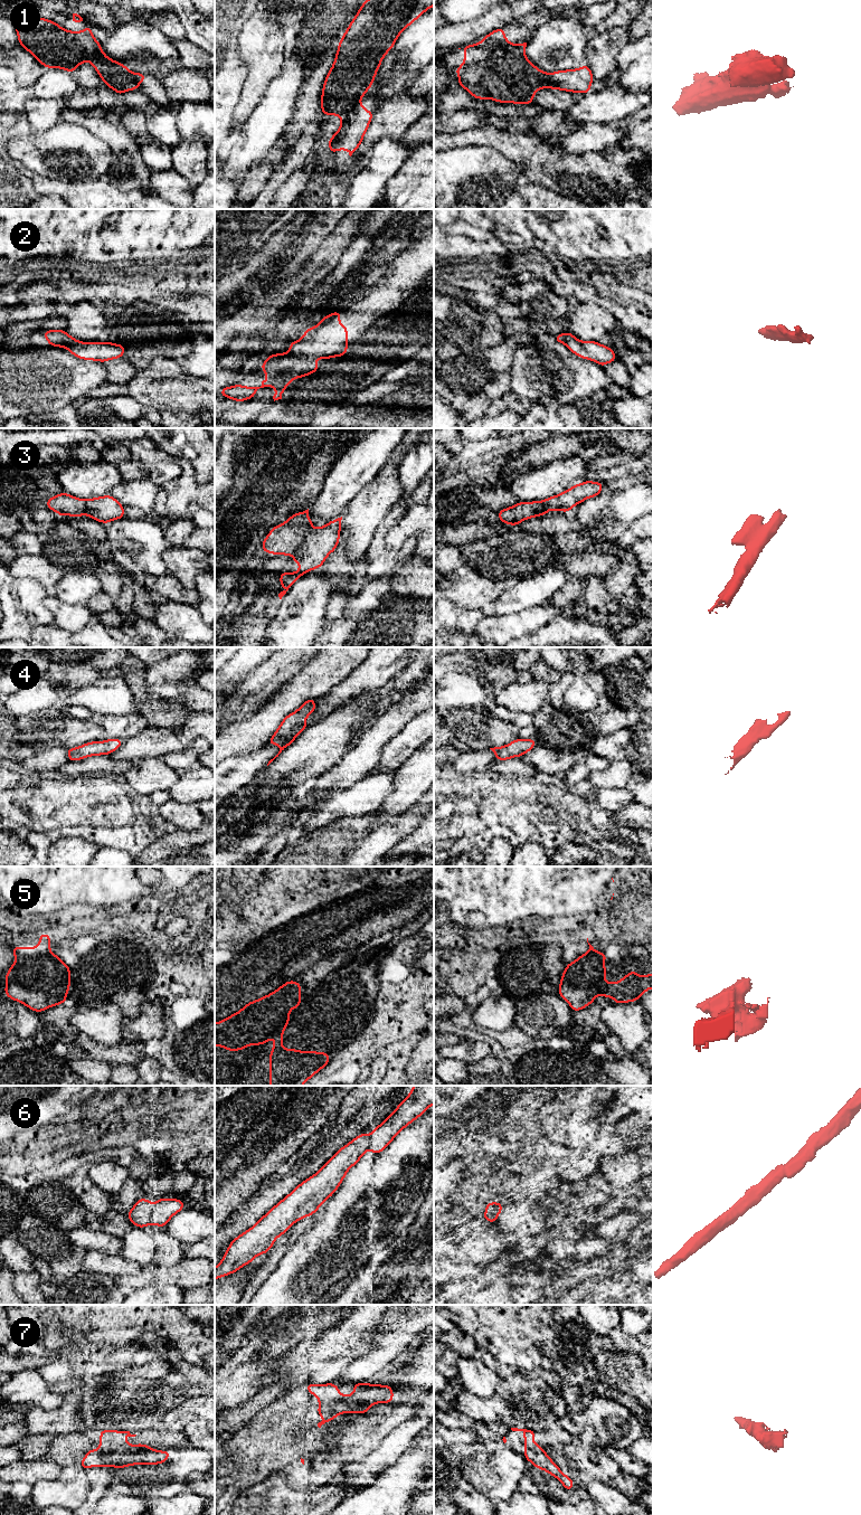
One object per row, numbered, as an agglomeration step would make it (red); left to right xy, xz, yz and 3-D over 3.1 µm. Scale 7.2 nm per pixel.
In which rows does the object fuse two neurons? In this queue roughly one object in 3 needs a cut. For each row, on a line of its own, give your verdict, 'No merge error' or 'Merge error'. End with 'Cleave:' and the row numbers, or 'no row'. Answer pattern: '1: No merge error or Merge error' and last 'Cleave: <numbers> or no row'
1: Merge error
2: No merge error
3: Merge error
4: No merge error
5: No merge error
6: No merge error
7: No merge error
Cleave: 1, 3

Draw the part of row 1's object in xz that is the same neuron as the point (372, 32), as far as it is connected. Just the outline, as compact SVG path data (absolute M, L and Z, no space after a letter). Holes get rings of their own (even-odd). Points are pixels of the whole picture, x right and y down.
M365 0L339 41L334 63L324 79L321 113L343 117L353 110L372 86L384 57L399 35L433 6L434 0Z

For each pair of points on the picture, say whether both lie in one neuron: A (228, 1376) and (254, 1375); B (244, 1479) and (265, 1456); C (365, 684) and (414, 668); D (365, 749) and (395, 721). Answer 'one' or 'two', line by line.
A: one
B: one
C: two
D: one

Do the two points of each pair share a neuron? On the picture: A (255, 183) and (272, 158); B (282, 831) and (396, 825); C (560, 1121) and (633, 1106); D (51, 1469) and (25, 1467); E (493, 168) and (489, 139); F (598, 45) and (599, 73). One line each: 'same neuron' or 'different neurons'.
A: same neuron
B: different neurons
C: same neuron
D: same neuron
E: different neurons
F: same neuron

